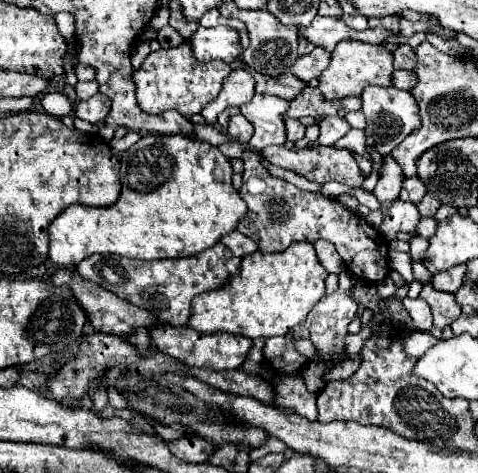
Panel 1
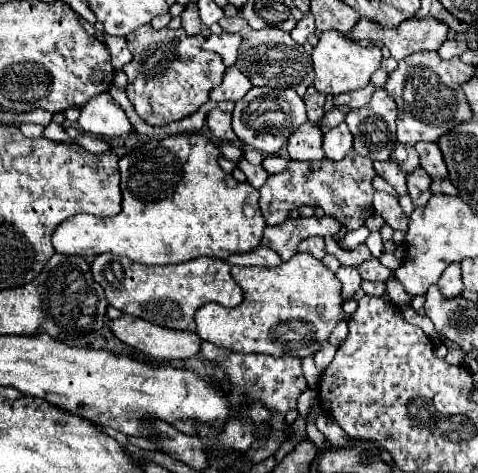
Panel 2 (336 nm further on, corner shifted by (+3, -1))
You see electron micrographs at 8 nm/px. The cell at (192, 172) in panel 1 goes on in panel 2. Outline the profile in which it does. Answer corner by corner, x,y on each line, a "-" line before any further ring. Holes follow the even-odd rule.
172,135
172,137
164,137
164,139
150,139
142,145
138,145
136,149
132,149
130,153
126,153
120,159
120,175
122,175
120,189
122,189
122,195
124,195
122,211
116,217
108,217
108,219
88,217
88,215
76,215
76,217
66,219
64,223
60,223
60,227
52,235
52,245
58,253
82,255
82,257
96,257
96,255
102,255
102,253
114,253
114,255
122,255
122,257
128,257
136,263
144,263
144,265
174,265
174,263
184,263
184,261
196,259
196,257
214,257
214,259
226,261
230,255
254,251
254,247
258,247
260,241
262,241
262,231
266,227
266,221
262,219
262,213
260,213
260,207
258,207
260,193
254,187
250,187
250,183
240,183
232,177
232,173
224,173
220,169
220,165
218,165
218,147
210,139
206,139
204,135

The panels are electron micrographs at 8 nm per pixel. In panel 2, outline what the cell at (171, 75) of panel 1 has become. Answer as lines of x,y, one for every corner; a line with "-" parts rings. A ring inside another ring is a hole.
150,23
126,35
126,43
134,59
122,67
128,77
126,93
140,119
148,125
168,125
196,113
206,101
210,91
222,81
226,65
220,55
204,51
202,35
186,35
182,29
164,27
156,31

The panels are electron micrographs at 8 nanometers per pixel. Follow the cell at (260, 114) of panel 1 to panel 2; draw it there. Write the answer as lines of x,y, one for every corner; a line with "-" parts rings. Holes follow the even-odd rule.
252,87
234,107
232,111
232,129
236,137
260,151
262,155
276,155
284,145
286,139
306,123
306,109
302,97
292,89
272,89
272,87

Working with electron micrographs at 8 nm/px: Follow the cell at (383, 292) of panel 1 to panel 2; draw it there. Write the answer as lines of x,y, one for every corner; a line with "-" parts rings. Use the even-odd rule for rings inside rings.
452,263
446,267
442,277
438,279
438,287
444,297
456,297
462,293
462,273
460,273
460,263

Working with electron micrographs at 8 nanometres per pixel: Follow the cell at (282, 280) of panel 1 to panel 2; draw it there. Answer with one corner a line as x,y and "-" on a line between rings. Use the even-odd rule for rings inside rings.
298,253
274,269
232,267
230,275
242,287
244,301
232,309
208,303
196,311
196,335
216,347
304,359
318,353
340,321
348,321
342,311
342,283
310,253

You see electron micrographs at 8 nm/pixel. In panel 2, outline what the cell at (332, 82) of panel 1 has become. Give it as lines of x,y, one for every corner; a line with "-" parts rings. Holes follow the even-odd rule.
326,31
326,33
320,33
320,41
312,51
312,61
314,61
314,73
316,73
314,77
316,91
324,95
340,95
346,91
366,87
366,83
370,83
372,73
380,67
382,53
380,53
380,47
376,45
362,47
356,41
348,39
344,33

